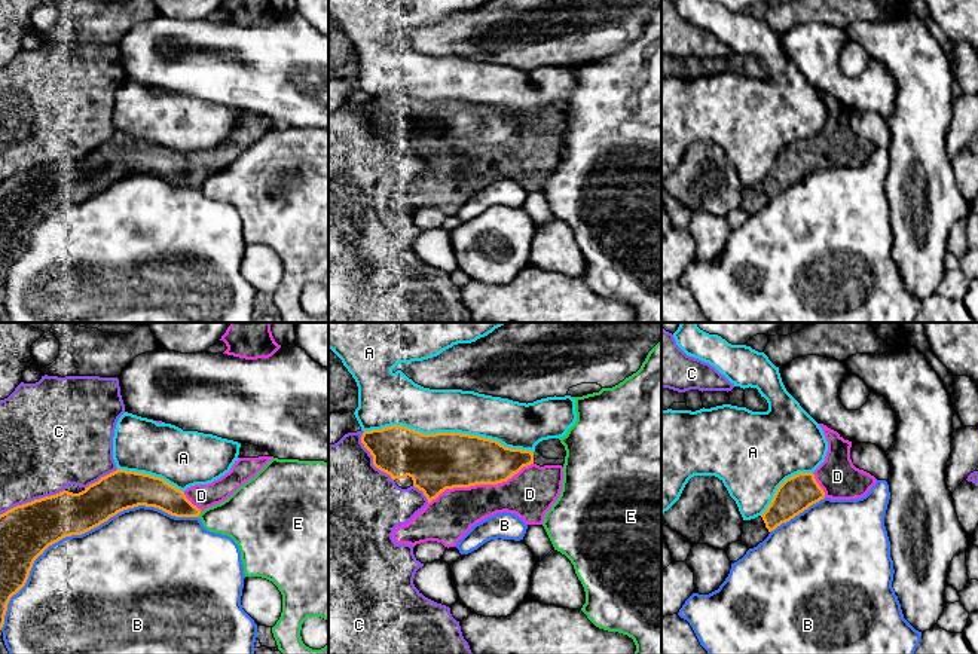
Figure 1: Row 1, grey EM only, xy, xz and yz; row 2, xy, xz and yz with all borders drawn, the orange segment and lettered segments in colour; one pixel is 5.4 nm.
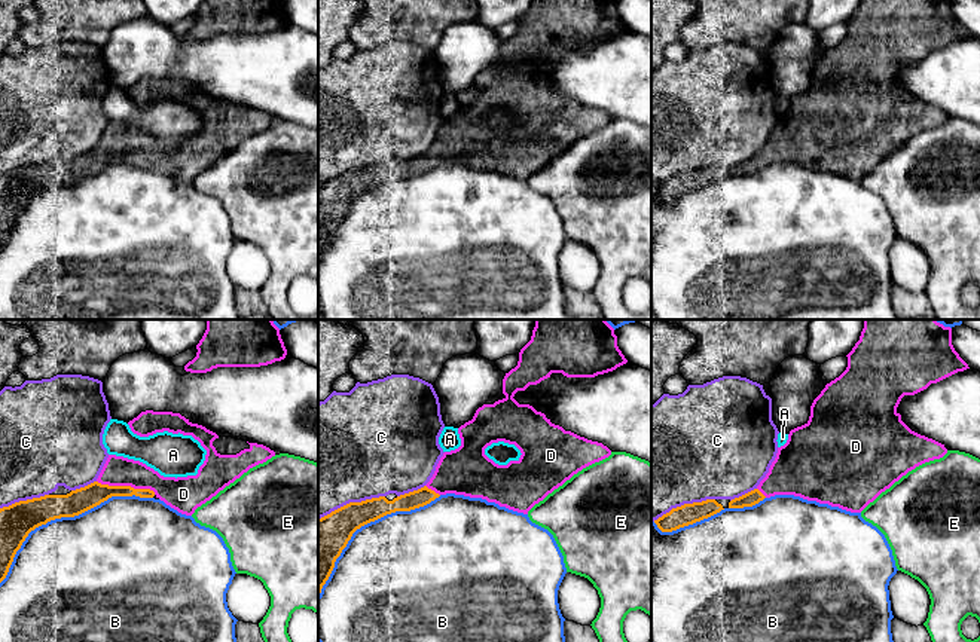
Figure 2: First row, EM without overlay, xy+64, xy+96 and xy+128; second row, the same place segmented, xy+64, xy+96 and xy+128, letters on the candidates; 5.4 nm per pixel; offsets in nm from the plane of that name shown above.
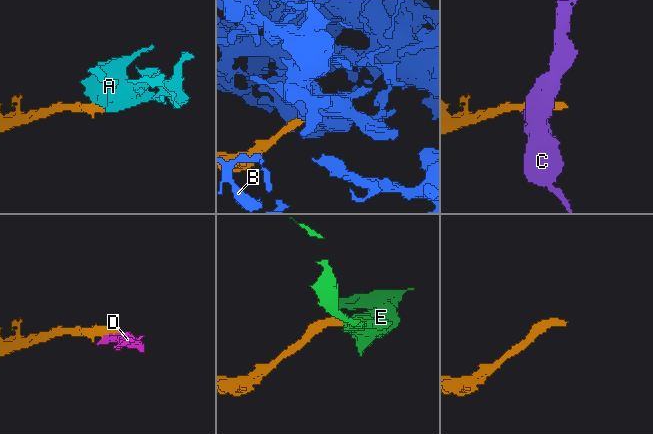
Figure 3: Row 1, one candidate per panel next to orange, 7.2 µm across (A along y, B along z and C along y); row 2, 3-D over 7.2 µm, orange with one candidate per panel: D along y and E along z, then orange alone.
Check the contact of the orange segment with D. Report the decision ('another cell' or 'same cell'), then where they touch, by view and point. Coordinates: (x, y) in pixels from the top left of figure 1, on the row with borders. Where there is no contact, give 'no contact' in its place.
same cell; meets orange in xz at (480, 483)

